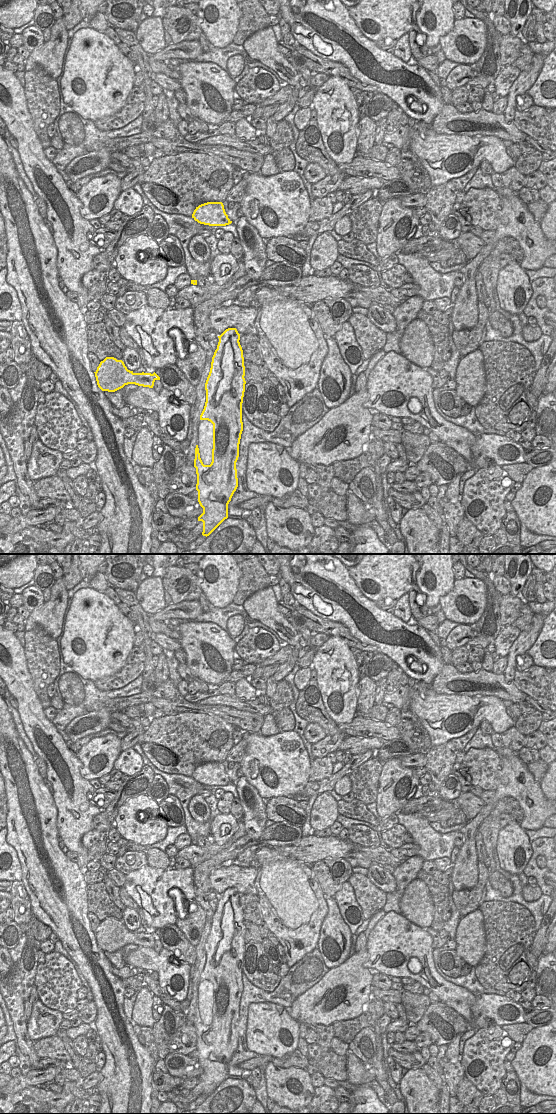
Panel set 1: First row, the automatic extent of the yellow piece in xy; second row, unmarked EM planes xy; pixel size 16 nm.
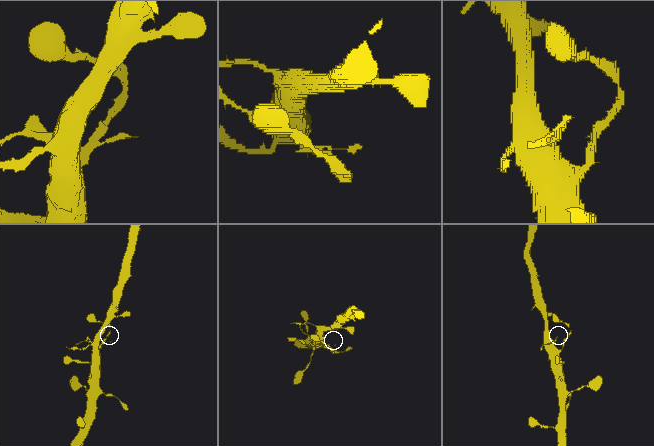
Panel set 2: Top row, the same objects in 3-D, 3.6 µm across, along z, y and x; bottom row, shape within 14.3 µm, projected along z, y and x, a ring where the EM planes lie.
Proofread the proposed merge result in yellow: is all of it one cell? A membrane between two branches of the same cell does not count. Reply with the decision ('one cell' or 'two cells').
one cell

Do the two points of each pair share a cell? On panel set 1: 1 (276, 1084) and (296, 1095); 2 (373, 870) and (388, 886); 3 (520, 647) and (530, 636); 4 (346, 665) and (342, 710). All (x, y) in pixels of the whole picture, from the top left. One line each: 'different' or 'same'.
1: same
2: same
3: same
4: same

